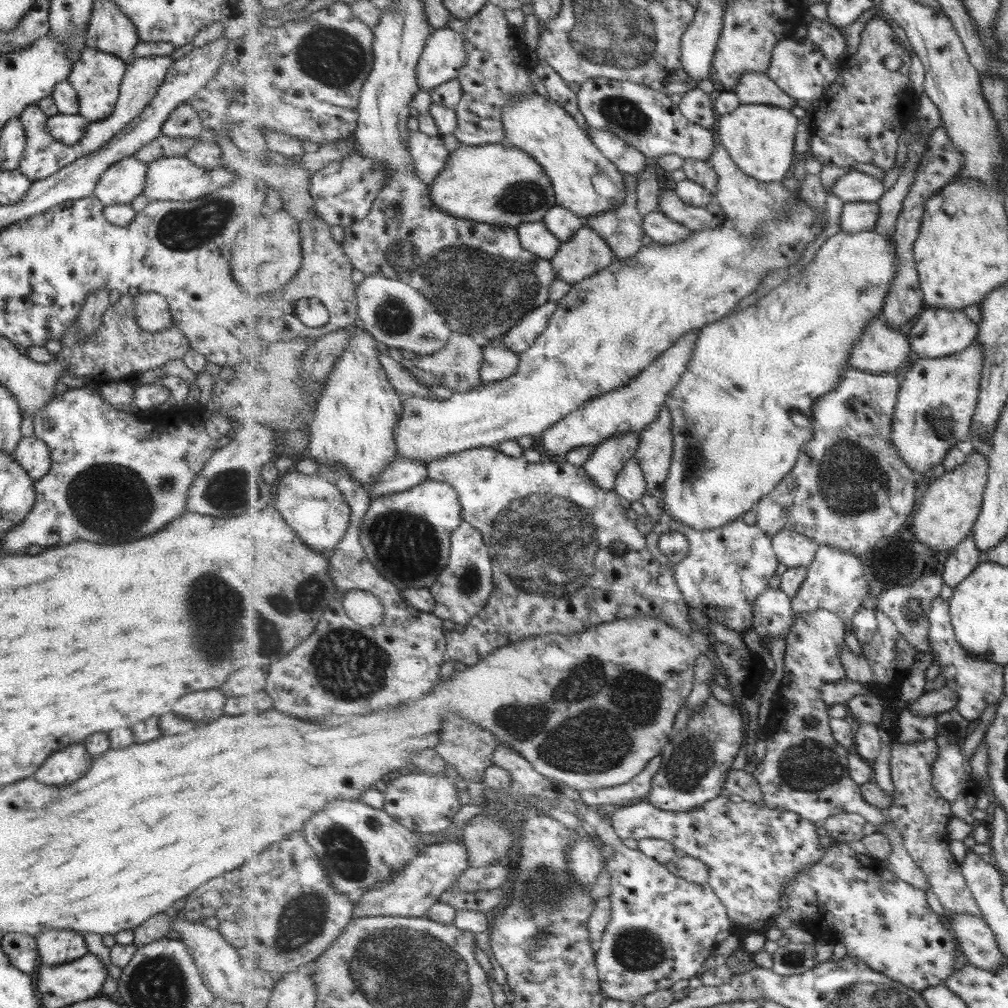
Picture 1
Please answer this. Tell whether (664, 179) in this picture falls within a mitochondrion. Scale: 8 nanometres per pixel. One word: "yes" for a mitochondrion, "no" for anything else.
no

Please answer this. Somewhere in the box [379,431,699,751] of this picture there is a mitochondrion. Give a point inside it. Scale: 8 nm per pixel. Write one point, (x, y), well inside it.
(550, 549)

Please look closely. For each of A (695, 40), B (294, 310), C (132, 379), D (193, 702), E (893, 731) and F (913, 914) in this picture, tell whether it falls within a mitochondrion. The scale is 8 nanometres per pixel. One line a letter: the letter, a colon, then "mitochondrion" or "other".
A: other
B: other
C: other
D: other
E: other
F: other

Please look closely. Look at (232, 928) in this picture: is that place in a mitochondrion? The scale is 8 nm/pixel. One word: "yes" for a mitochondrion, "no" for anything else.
no

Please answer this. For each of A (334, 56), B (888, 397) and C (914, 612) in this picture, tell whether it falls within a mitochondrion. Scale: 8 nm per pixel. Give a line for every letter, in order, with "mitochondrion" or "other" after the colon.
A: mitochondrion
B: other
C: mitochondrion

